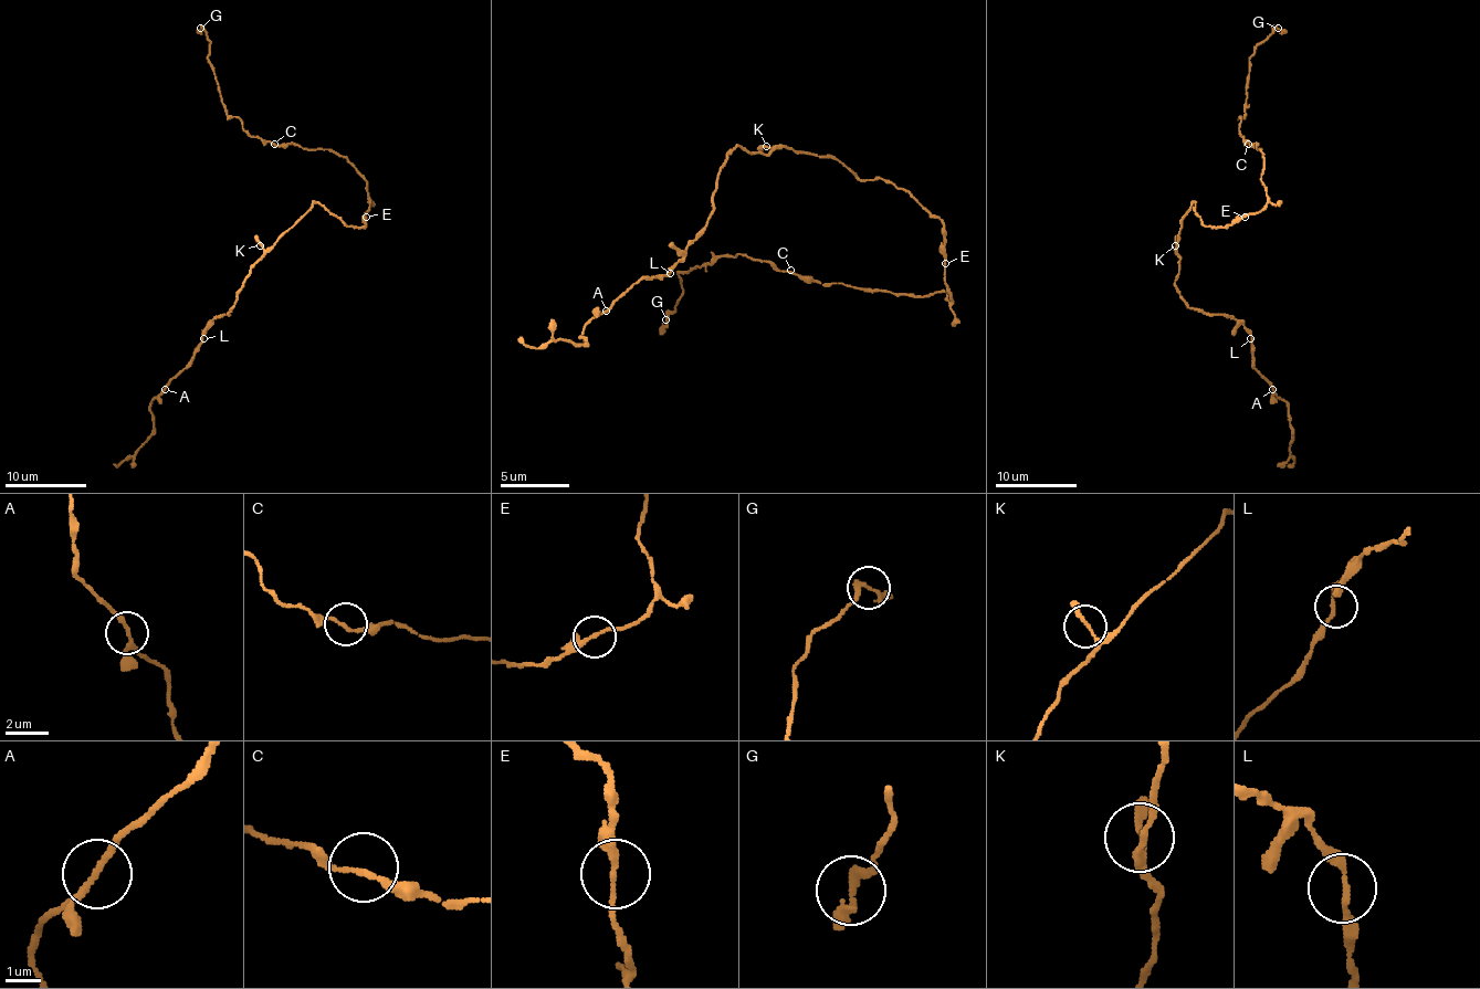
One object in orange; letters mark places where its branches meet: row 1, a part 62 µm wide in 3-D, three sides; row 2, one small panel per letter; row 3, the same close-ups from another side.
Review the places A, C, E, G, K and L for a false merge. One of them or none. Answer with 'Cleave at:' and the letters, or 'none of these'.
Cleave at: none of these

